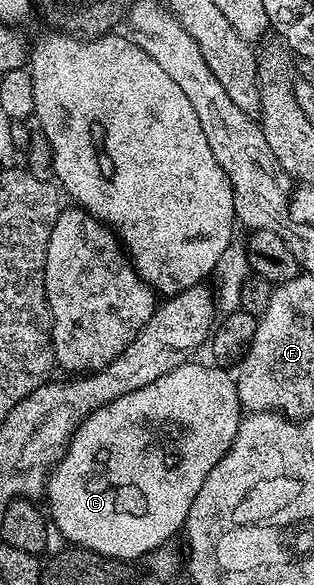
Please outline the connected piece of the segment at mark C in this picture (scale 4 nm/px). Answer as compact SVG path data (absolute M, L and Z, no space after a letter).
M189 361L182 366L176 367L170 373L158 377L158 381L150 381L150 385L142 385L142 389L134 389L114 401L92 411L84 420L82 420L72 439L68 442L68 447L60 460L52 468L51 475L48 476L48 485L46 488L46 500L48 499L47 514L51 521L61 530L64 539L77 547L85 547L96 553L102 553L107 559L113 561L133 561L132 559L143 560L152 554L159 547L165 546L172 534L179 532L184 526L186 517L190 513L190 505L194 497L198 497L198 489L202 489L202 481L206 481L206 473L222 461L224 454L230 449L234 437L240 428L242 418L242 408L236 380L231 374L227 375L225 369L220 365L214 367L203 367L200 363Z

